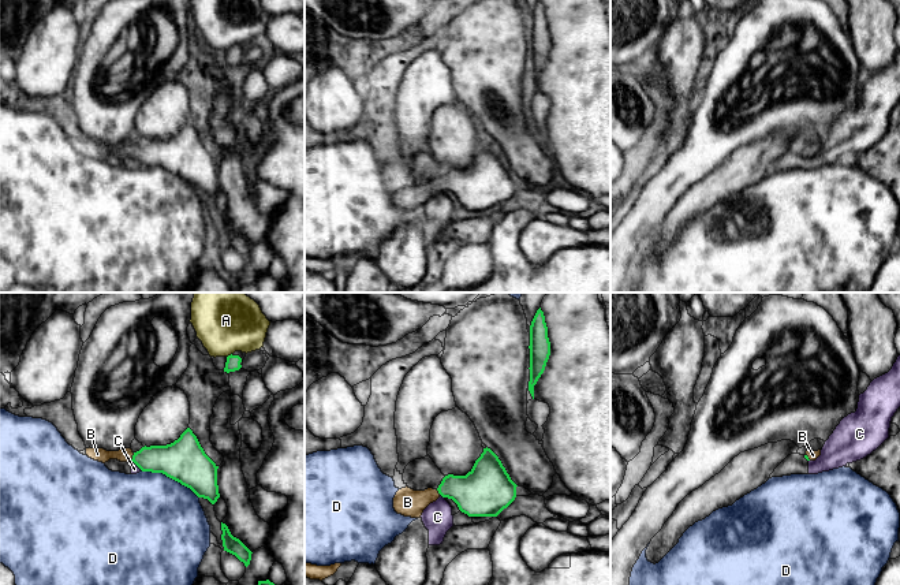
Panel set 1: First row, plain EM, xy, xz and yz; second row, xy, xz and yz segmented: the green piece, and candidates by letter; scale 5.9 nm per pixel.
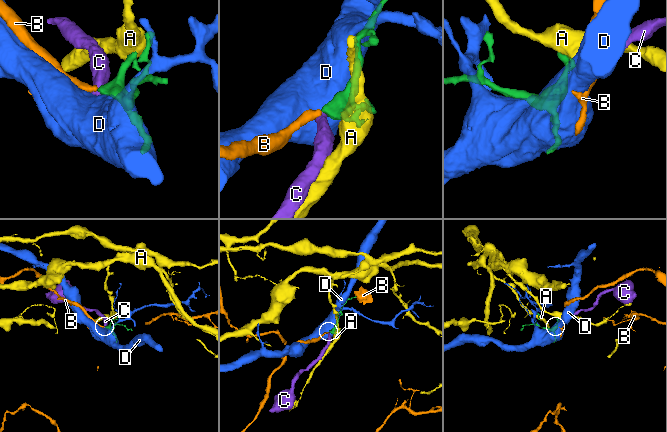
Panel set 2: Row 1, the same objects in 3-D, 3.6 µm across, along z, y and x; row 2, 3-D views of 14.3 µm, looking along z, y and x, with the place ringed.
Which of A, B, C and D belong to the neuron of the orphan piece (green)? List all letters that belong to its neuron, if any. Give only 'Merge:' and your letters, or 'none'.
Merge: B

